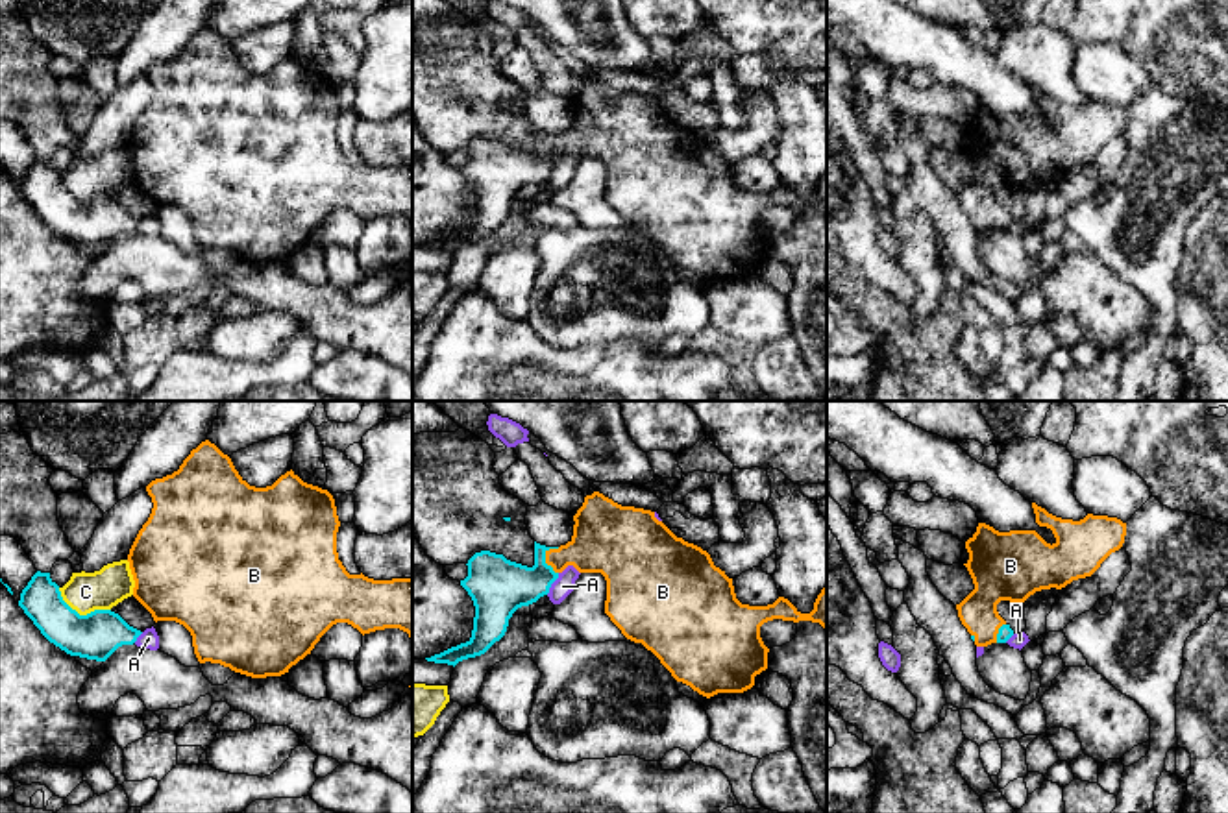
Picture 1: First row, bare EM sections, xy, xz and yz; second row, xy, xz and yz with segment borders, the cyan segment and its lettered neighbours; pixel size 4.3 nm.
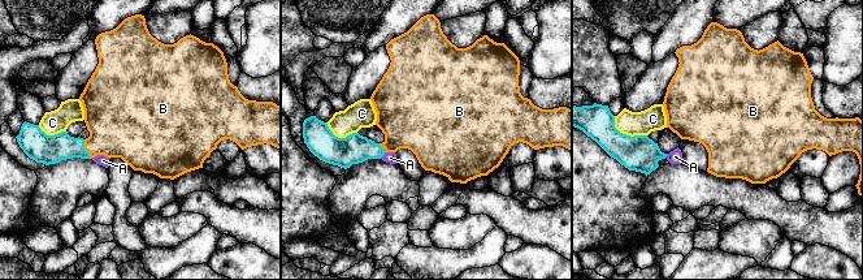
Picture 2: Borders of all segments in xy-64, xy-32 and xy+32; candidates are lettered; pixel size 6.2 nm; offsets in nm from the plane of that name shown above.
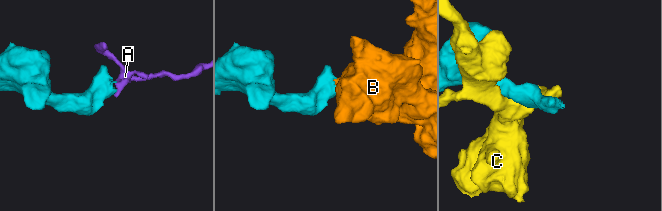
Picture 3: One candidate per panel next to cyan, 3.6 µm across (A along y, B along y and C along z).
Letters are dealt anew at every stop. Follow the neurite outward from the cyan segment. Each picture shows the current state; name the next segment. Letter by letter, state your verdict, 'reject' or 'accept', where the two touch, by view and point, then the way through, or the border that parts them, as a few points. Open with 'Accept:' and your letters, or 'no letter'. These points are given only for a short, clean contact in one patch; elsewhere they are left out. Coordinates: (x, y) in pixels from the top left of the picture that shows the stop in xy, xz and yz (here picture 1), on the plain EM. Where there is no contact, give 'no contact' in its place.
Accept: B
A: reject; meets cyan in xz at (552, 169); border along xz (559, 159), (546, 180)
B: accept; meets cyan in xz at (544, 146); runs through xz (498, 172), (522, 170), (544, 146), (587, 139), (598, 132)
C: reject; meets cyan in xy at (82, 202)

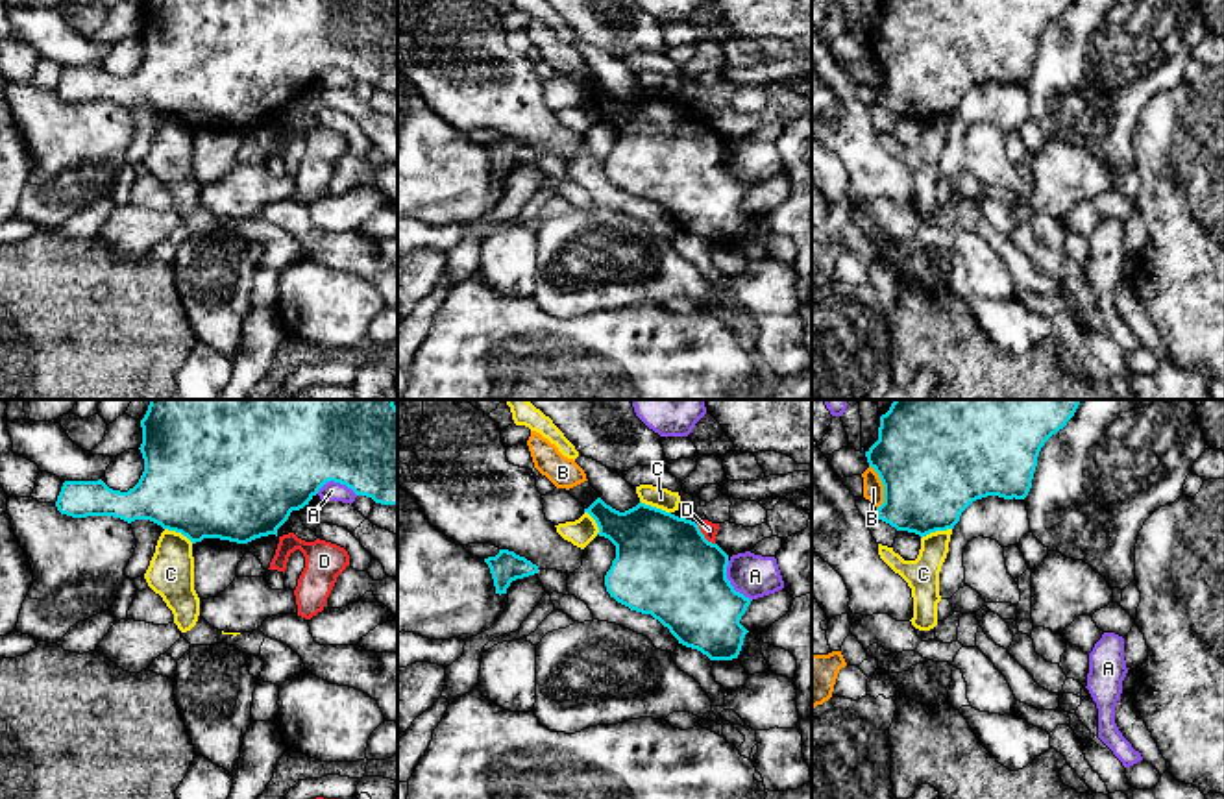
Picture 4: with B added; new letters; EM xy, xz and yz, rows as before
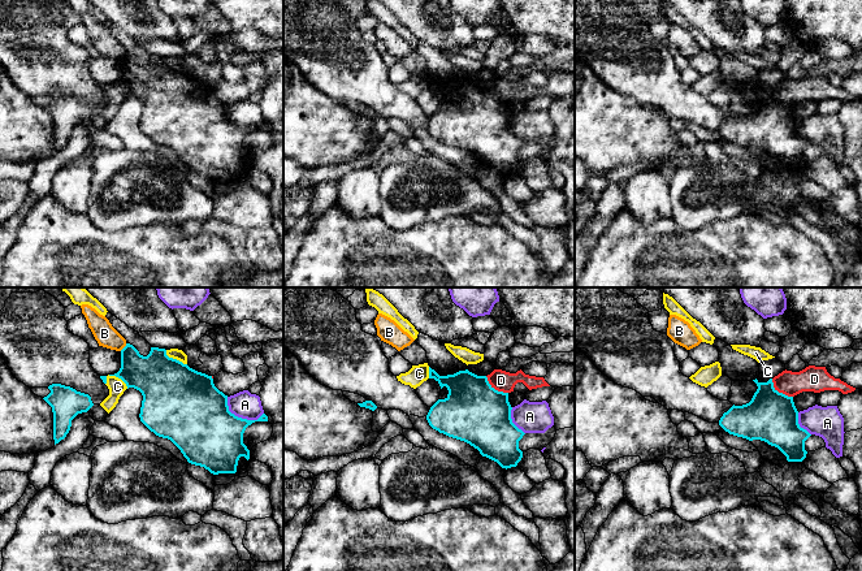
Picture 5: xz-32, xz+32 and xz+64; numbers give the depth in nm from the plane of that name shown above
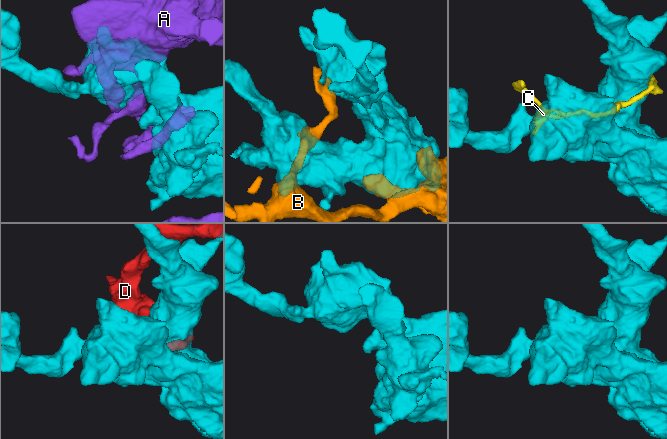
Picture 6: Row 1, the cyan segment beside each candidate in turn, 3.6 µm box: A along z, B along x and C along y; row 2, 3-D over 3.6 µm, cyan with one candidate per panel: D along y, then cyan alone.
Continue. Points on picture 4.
Accept: no letter
A: reject; meets cyan in xz at (729, 169)
B: reject; meets cyan in yz at (884, 73)
C: reject; meets cyan in xz at (655, 93)
D: reject; meets cyan in xz at (703, 121)

